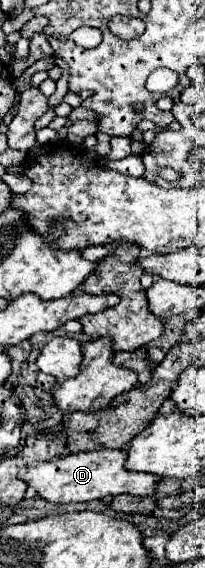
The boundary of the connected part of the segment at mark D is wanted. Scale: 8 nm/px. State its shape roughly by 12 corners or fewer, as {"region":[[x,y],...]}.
{"region":[[99,448],[21,468],[49,502],[151,496],[157,478],[129,472],[127,452]]}

